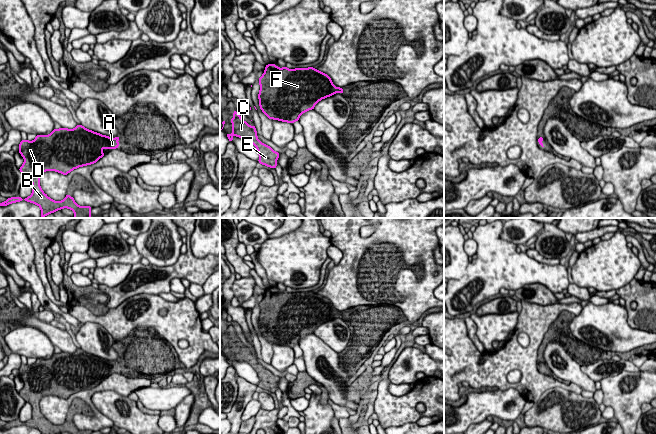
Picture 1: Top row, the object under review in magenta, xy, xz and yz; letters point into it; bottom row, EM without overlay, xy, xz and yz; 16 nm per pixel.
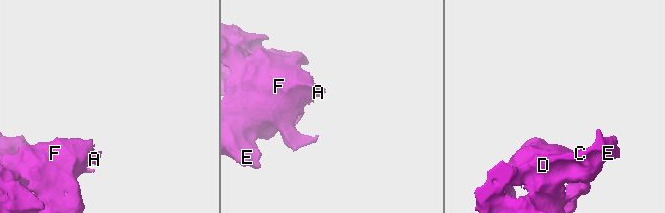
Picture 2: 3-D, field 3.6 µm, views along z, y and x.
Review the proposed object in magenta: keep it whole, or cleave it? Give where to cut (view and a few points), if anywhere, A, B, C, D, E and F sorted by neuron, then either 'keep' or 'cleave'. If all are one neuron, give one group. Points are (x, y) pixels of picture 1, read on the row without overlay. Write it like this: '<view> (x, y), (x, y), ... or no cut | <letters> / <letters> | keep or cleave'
no cut | A B C D E F | keep

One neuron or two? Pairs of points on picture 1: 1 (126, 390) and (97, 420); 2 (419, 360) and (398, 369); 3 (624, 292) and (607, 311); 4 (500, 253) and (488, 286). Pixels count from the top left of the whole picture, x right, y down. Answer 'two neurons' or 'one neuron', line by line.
1: one neuron
2: one neuron
3: two neurons
4: one neuron

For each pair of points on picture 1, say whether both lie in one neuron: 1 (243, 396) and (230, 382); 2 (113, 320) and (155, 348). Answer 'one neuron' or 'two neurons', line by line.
1: two neurons
2: two neurons

